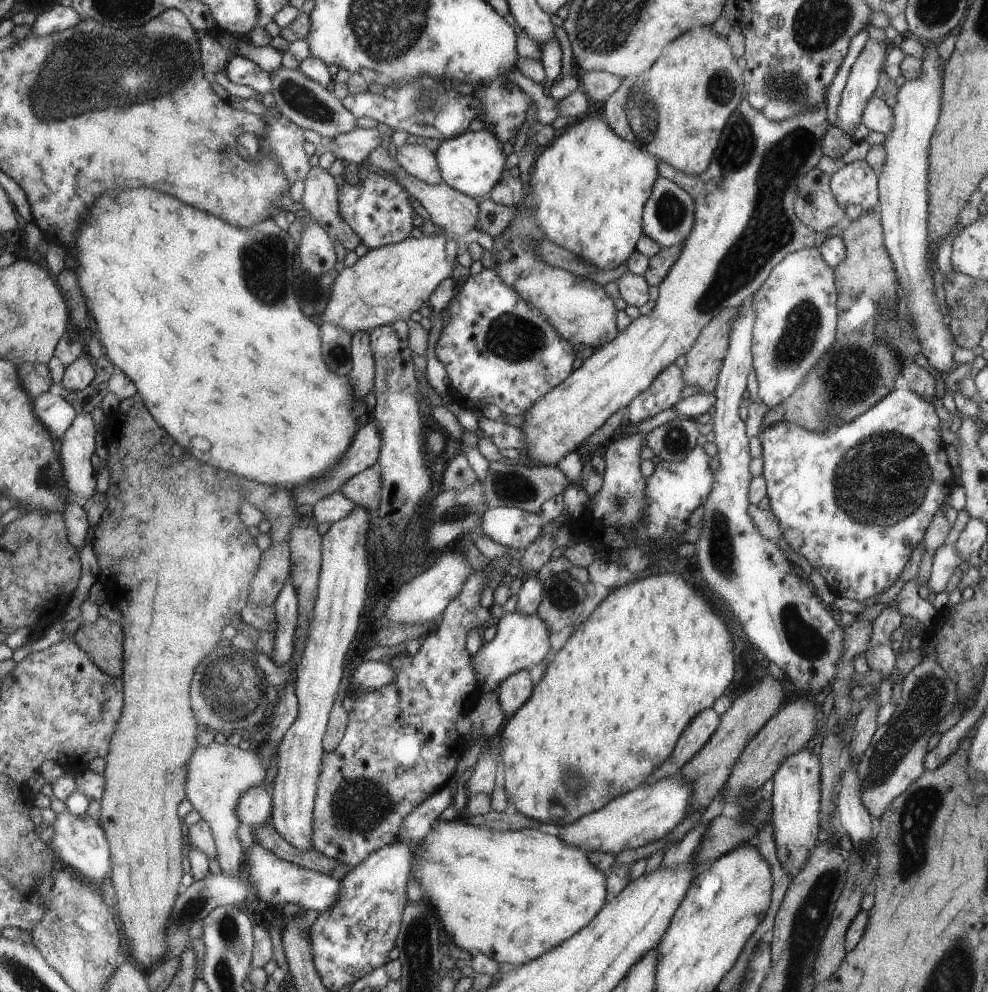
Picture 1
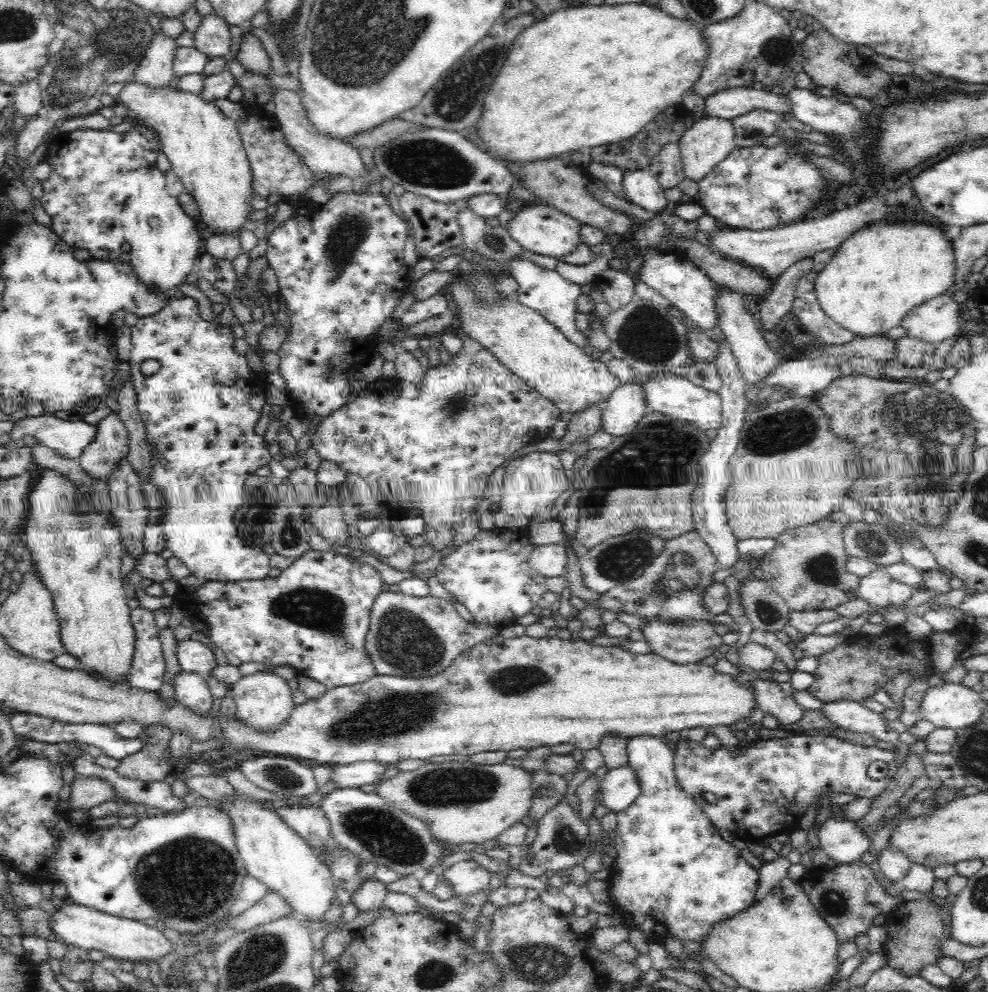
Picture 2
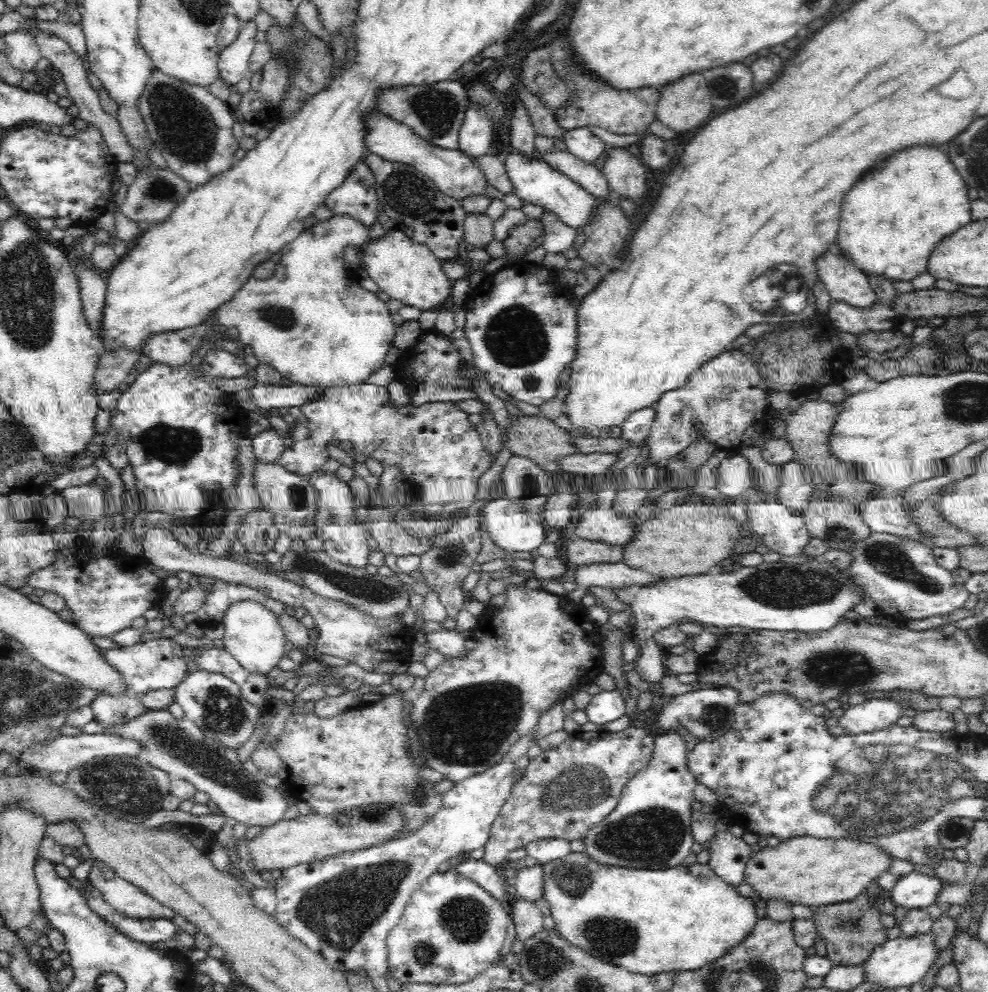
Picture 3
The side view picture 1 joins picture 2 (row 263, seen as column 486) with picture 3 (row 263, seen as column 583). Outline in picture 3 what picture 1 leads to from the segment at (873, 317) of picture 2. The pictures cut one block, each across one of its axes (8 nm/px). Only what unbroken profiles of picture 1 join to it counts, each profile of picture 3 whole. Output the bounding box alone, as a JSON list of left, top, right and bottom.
[838,146,972,282]

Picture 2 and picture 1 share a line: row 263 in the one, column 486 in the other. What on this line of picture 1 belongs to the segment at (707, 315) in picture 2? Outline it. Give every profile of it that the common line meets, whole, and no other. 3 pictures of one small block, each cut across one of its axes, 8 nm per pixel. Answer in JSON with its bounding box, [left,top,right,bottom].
[473,612,549,692]

